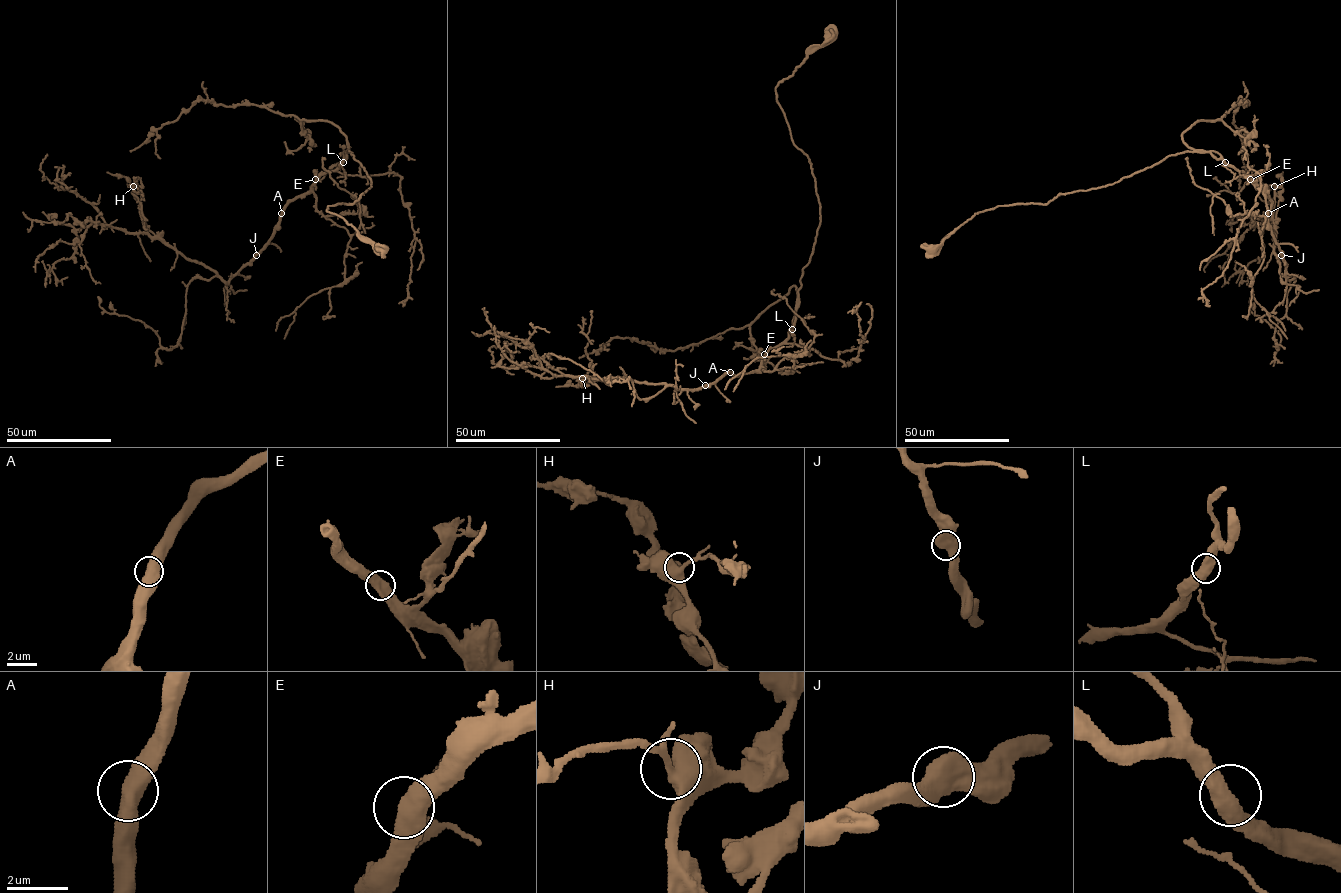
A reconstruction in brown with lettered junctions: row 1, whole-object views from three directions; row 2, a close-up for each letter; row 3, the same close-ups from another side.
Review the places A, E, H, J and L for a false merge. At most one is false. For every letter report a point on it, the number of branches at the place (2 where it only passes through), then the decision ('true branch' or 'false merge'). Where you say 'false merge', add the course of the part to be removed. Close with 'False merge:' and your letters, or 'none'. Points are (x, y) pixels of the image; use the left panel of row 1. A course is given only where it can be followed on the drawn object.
A: (281, 213) | 2 | true branch
E: (315, 179) | 2 | true branch
H: (133, 186) | 2 | true branch
J: (256, 255) | 2 | true branch
L: (343, 162) | 2 | true branch
False merge: none

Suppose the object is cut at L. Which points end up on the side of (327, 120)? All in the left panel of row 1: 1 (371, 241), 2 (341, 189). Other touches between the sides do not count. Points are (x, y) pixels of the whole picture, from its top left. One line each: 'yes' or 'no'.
1: no
2: yes

